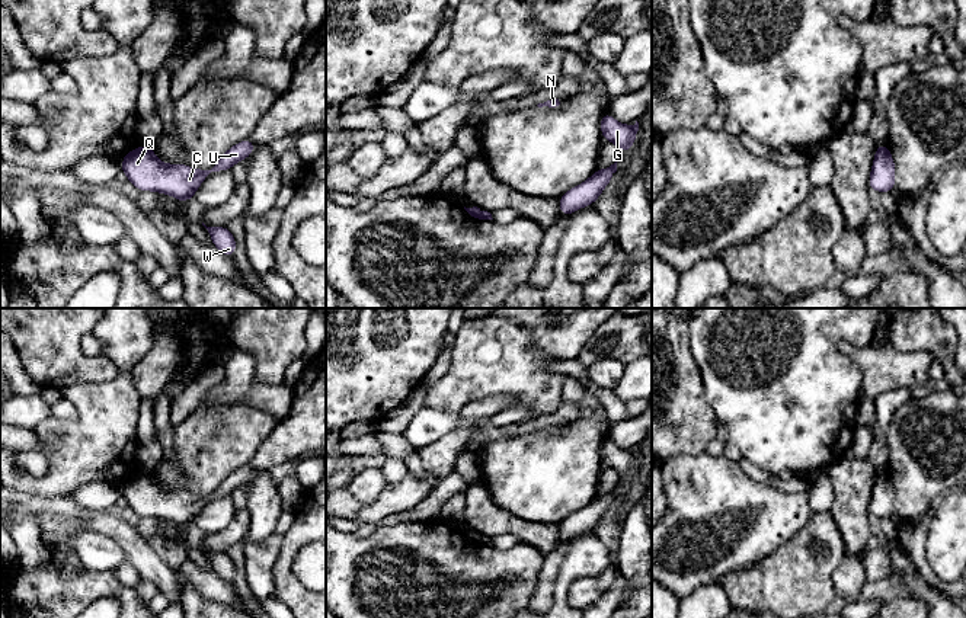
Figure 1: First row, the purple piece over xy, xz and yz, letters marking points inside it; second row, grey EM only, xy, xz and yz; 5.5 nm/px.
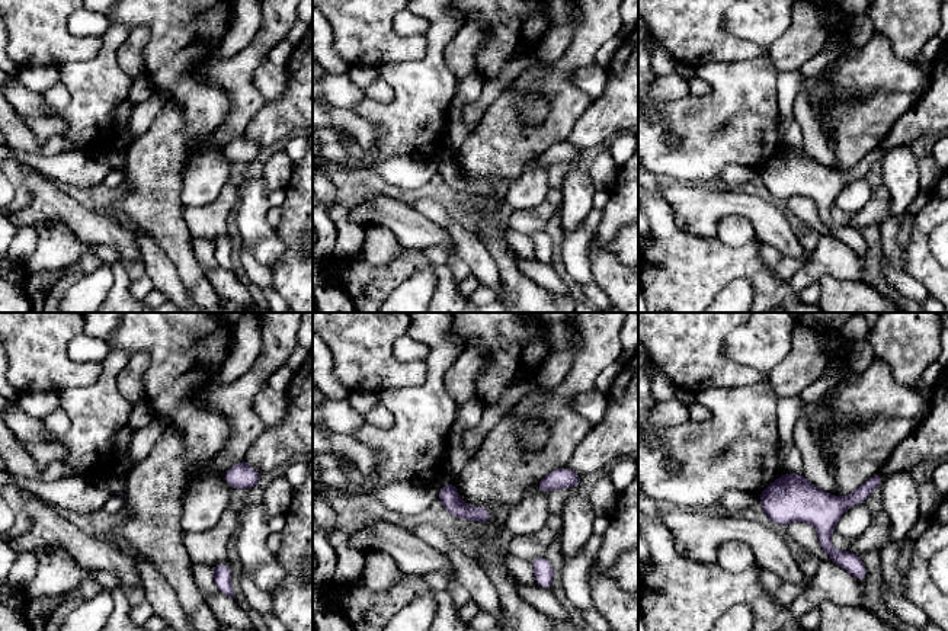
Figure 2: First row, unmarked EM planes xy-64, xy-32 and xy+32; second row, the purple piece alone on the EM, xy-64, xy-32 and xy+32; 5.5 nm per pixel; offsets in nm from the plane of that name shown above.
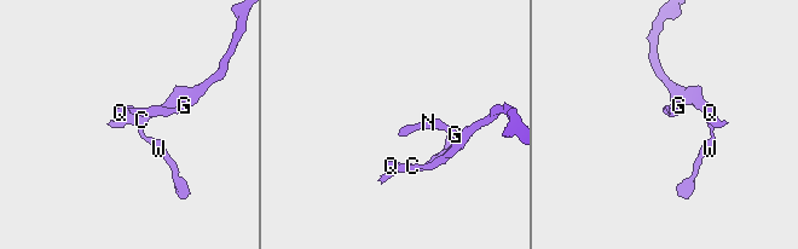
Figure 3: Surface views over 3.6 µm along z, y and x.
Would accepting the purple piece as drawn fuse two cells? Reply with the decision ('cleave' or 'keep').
keep

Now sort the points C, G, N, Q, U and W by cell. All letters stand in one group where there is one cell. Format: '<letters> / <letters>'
C G N Q U W

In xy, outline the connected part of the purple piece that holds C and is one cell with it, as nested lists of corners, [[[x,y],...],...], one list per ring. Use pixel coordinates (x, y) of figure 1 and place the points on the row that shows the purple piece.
[[[243,140],[227,150],[209,169],[198,170],[186,164],[164,164],[151,148],[137,147],[122,157],[121,170],[138,190],[154,190],[186,202],[195,196],[202,180],[215,172],[230,170],[237,161],[247,160],[258,144]]]

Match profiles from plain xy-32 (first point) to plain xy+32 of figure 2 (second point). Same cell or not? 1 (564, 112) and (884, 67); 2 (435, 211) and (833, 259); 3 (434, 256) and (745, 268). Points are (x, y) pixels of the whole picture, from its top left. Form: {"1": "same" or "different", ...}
{"1": "different", "2": "different", "3": "different"}

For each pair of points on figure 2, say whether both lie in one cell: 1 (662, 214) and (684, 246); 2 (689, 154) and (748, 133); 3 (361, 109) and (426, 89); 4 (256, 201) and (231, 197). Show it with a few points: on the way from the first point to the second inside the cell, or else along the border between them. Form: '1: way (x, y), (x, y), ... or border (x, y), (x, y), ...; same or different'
1: border (681, 231), (666, 240), (653, 237); different
2: way (704, 149), (720, 133), (733, 133); same
3: way (377, 111), (404, 111), (410, 105); same
4: border (239, 189), (239, 202), (234, 208); different

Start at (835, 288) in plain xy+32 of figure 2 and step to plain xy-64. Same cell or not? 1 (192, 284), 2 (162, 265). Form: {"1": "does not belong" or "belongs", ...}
{"1": "belongs", "2": "does not belong"}

